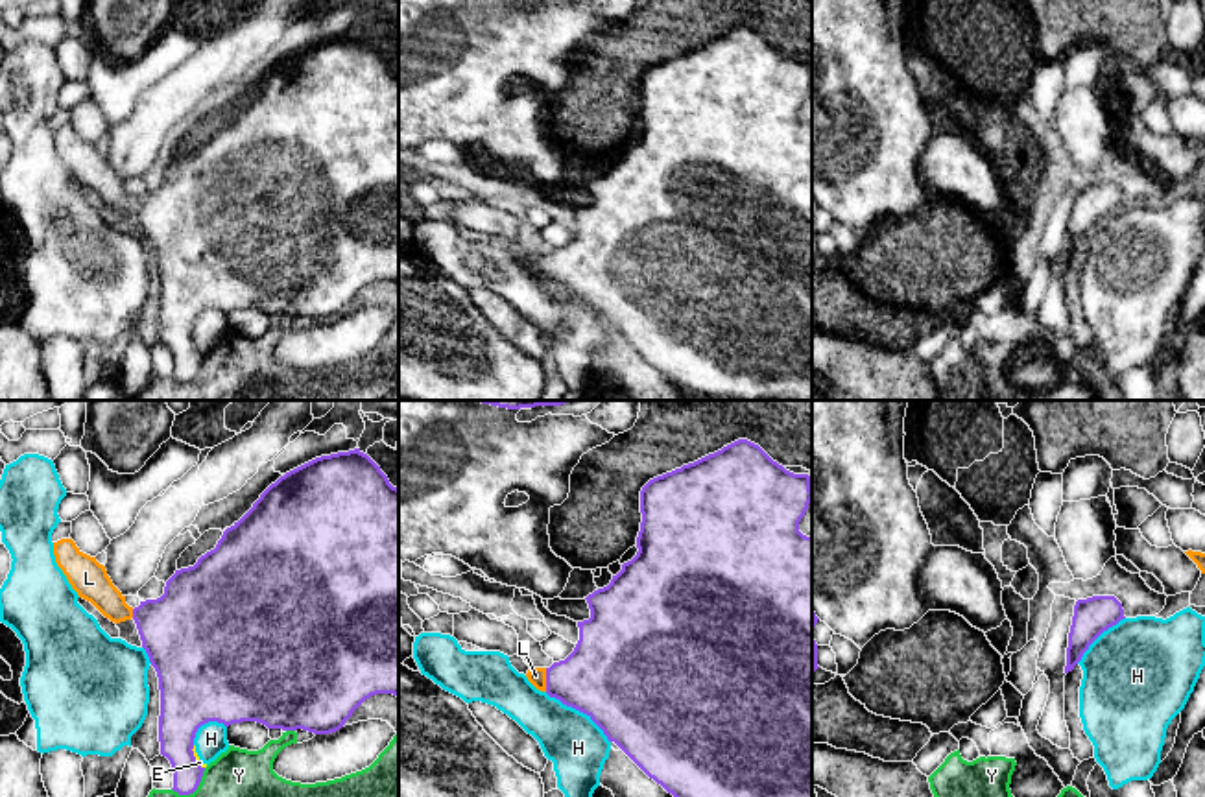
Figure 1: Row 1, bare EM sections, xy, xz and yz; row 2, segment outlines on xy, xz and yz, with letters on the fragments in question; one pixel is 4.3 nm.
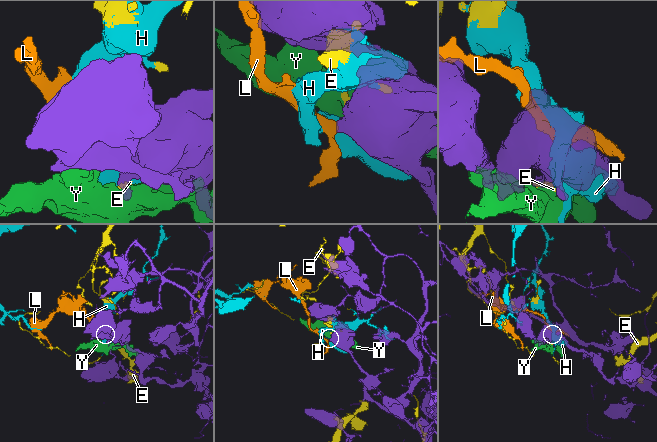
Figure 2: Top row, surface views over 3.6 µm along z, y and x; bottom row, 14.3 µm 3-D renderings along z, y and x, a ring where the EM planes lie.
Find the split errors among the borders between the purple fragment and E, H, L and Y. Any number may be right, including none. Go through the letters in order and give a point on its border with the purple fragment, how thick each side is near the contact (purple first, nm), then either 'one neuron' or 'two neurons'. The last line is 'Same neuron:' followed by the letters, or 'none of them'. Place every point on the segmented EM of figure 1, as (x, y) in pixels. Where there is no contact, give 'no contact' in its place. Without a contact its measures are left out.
E: xy (194, 757) | 260/20 nm | two neurons
H: xz (580, 711) | 480/260 nm | two neurons
L: xz (547, 679) | 360/80 nm | one neuron
Y: xy (194, 790) | 150/200 nm | two neurons
Same neuron: L

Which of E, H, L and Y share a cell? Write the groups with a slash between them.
E H / L / Y

